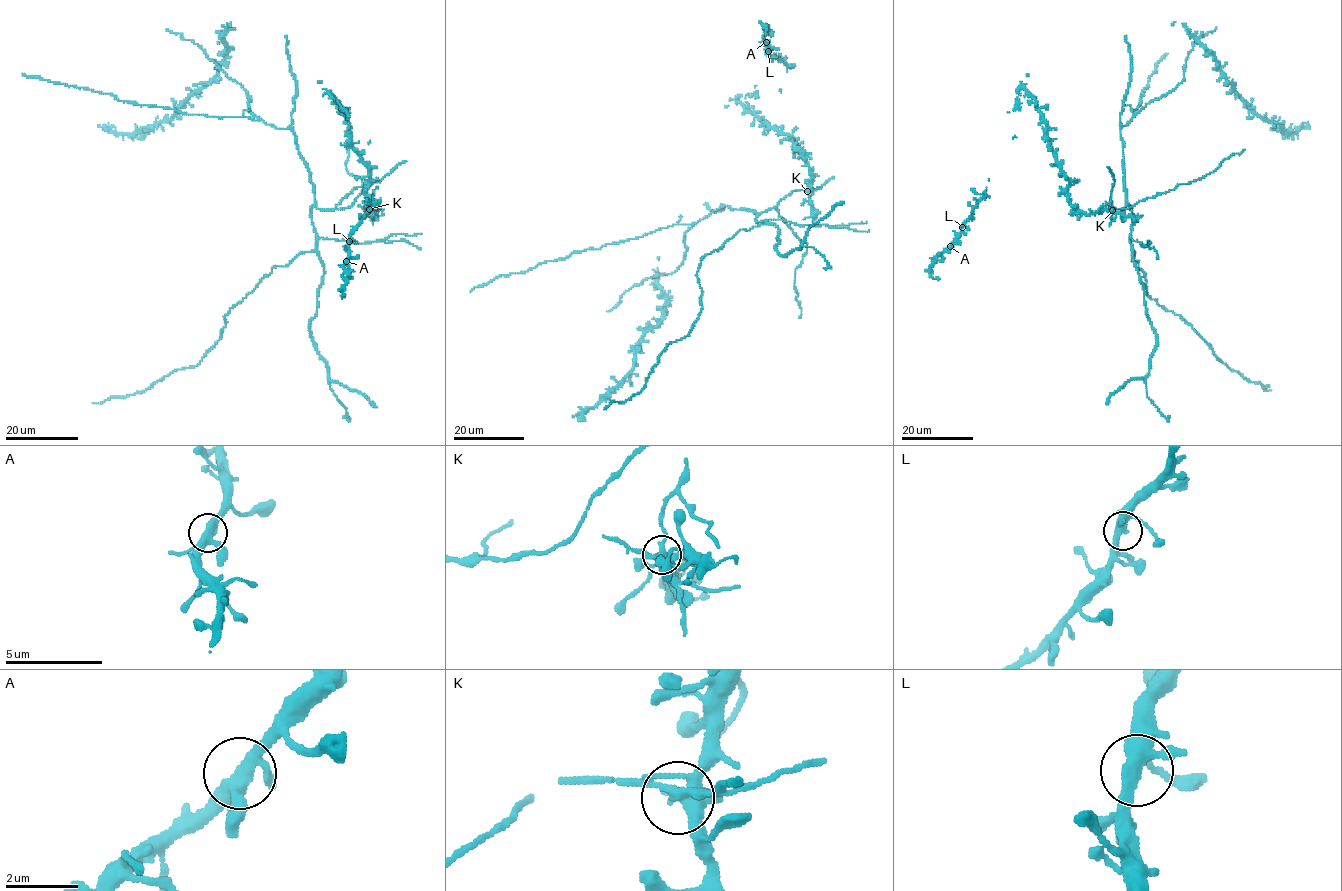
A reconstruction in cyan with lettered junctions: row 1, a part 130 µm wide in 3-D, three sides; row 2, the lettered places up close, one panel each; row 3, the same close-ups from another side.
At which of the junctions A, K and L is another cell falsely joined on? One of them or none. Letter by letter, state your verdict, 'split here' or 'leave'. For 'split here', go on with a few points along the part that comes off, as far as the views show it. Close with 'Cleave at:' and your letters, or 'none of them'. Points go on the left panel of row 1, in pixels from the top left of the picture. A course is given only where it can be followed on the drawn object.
A: leave
K: split here
L: leave
Cleave at: K

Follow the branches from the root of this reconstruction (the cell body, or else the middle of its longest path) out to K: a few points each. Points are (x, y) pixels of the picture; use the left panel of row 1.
K: (320, 209), (340, 210), (354, 202), (369, 208)

